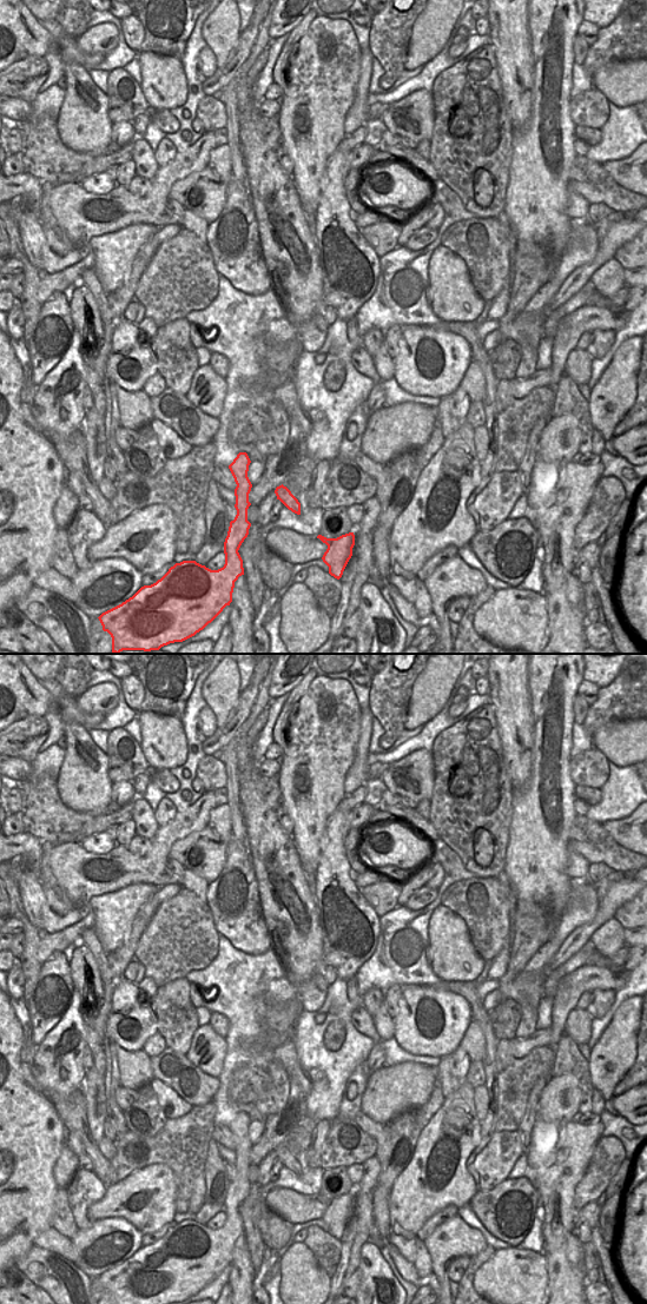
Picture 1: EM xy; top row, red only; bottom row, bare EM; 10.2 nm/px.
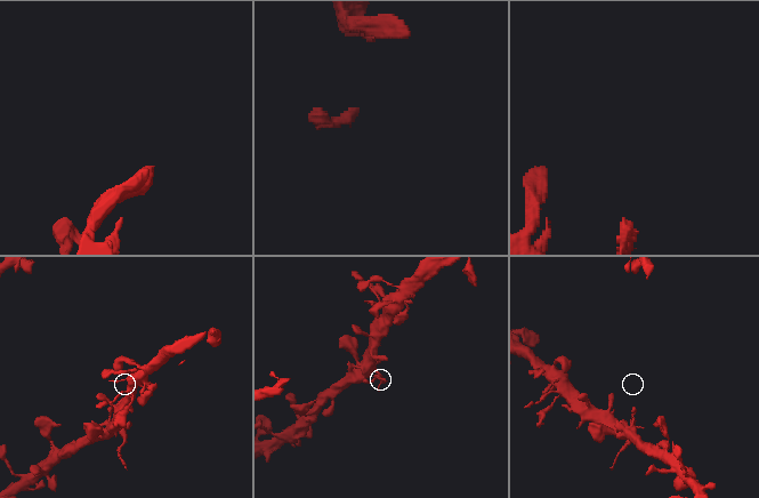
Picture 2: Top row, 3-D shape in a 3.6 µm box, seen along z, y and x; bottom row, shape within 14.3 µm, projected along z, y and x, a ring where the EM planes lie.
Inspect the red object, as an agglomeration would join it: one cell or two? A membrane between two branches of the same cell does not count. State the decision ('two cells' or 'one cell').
two cells

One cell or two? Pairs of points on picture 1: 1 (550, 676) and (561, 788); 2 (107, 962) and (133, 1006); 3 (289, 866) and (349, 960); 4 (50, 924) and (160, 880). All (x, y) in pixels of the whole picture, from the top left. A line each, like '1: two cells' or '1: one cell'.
1: one cell
2: two cells
3: two cells
4: one cell

